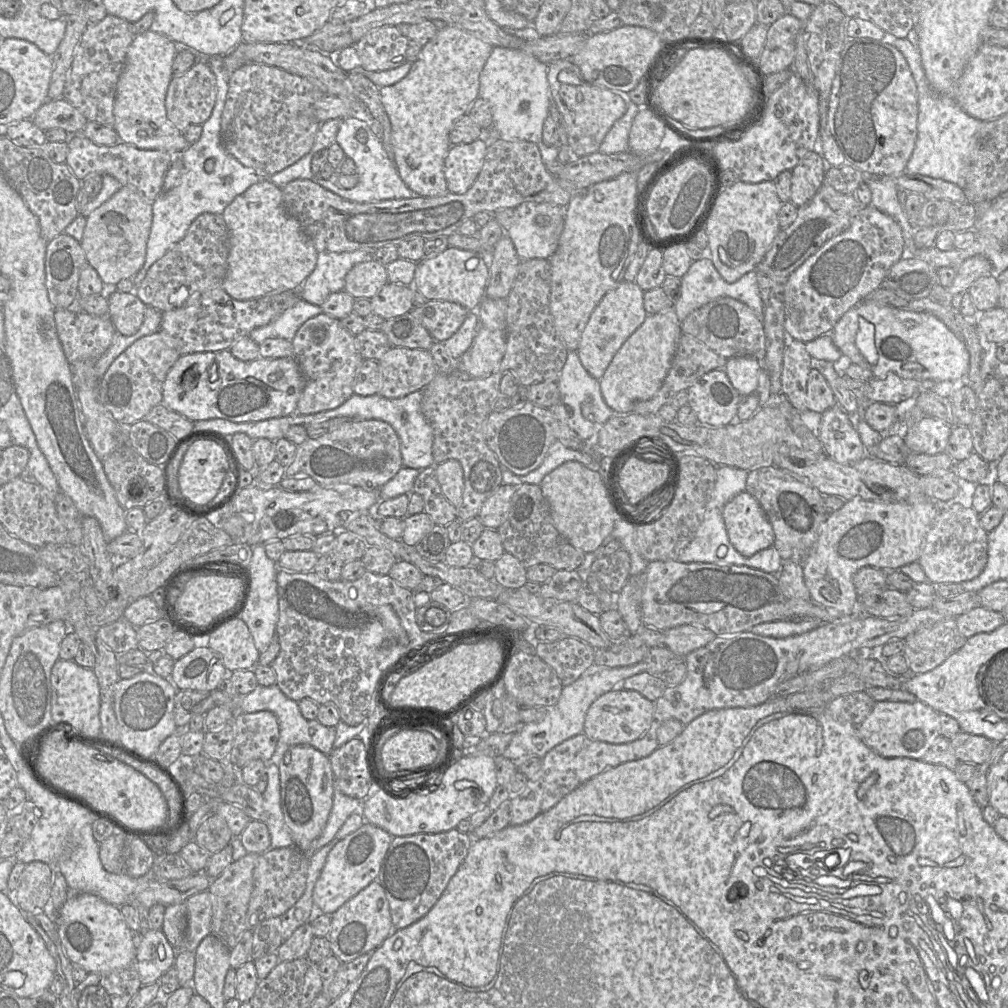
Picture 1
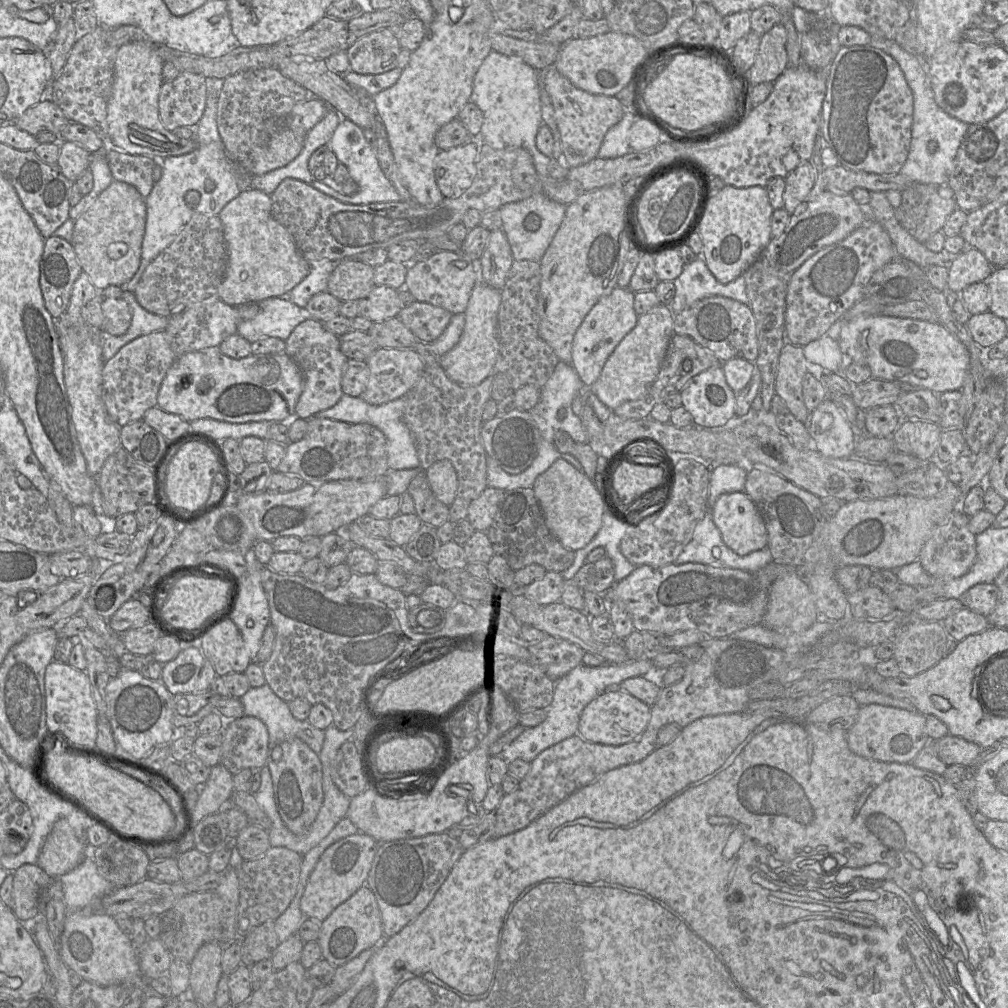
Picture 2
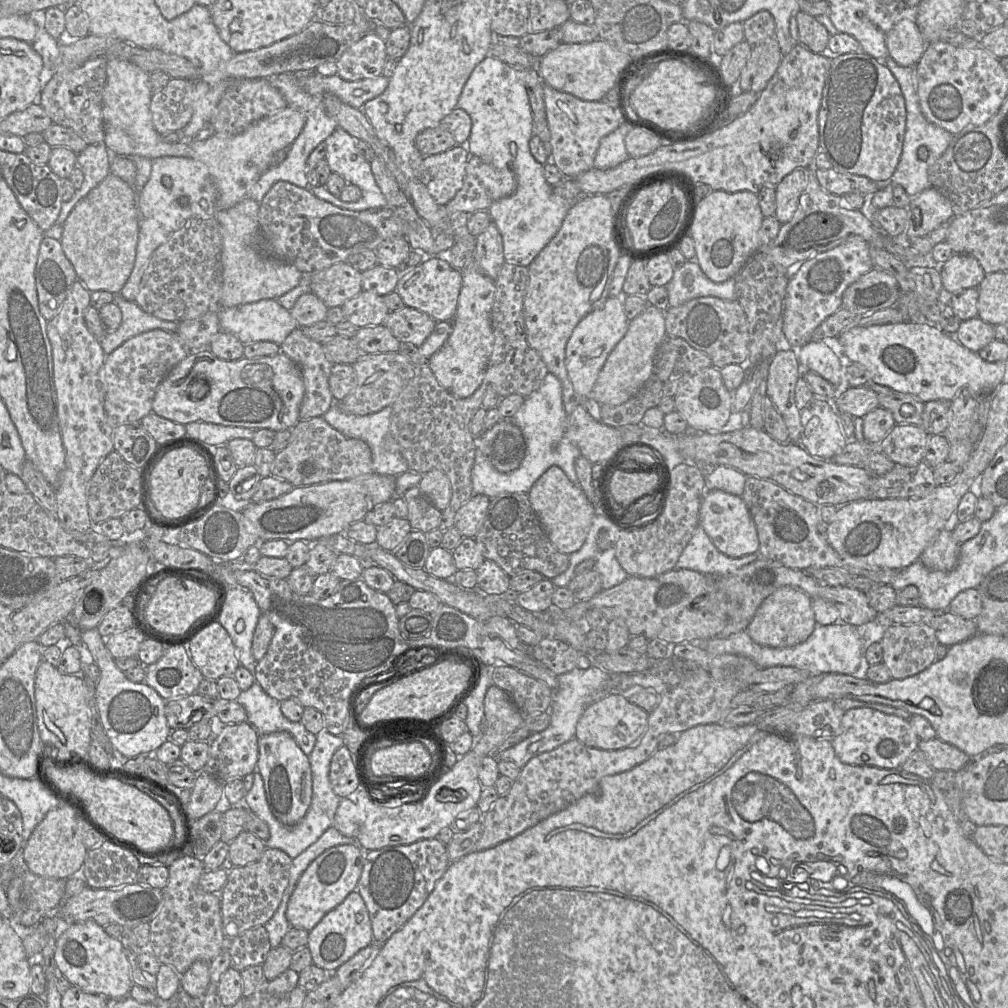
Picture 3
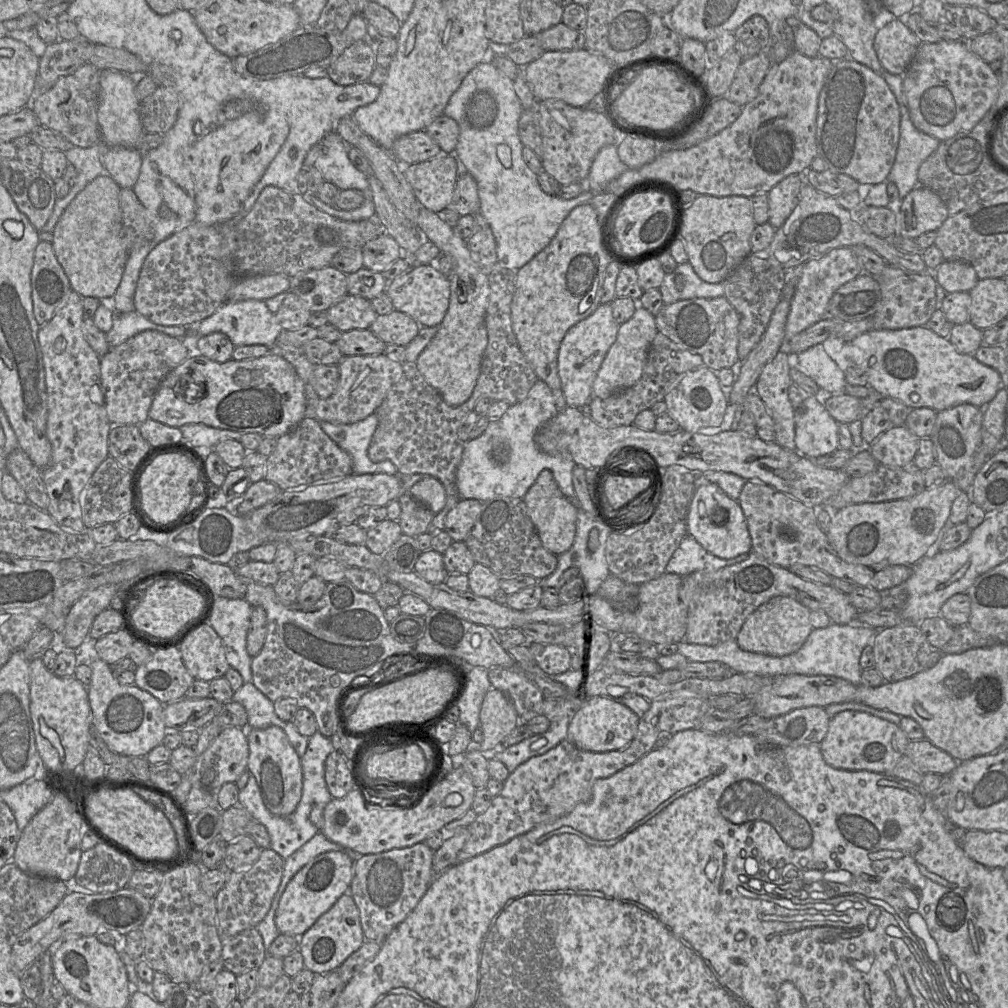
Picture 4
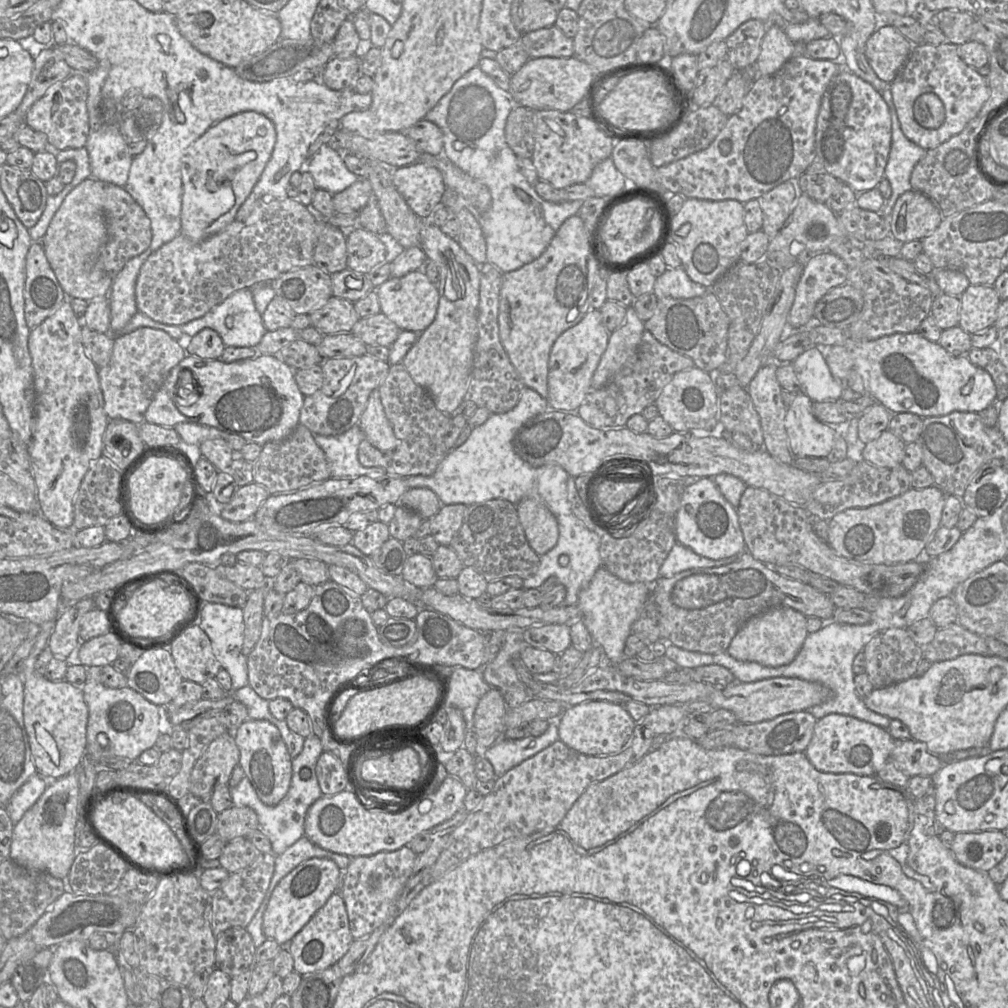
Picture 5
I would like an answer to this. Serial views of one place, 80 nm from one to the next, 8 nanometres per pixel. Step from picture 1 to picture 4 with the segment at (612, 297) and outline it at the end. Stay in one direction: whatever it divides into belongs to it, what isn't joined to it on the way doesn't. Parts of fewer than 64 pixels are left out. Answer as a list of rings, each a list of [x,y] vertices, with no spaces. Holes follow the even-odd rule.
[[[610,303],[600,304],[588,317],[573,325],[563,337],[558,351],[558,375],[567,406],[580,408],[592,398],[592,387],[600,366],[616,340],[619,324],[615,321]]]

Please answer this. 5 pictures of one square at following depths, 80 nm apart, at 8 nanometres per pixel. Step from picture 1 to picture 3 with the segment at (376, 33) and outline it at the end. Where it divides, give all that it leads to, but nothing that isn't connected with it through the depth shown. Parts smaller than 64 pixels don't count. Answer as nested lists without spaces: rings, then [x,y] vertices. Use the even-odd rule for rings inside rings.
[[[370,31],[336,61],[337,75],[347,81],[377,77],[382,74],[387,59],[385,40]]]

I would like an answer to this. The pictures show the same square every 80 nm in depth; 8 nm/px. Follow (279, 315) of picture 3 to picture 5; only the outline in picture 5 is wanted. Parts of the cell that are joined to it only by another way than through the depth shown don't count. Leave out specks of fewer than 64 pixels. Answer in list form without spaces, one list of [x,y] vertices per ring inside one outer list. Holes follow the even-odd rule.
[[[242,289],[233,293],[204,316],[179,327],[184,334],[190,337],[195,336],[203,329],[212,329],[220,335],[226,347],[256,347],[267,332],[263,325],[262,315],[256,309],[250,289]]]

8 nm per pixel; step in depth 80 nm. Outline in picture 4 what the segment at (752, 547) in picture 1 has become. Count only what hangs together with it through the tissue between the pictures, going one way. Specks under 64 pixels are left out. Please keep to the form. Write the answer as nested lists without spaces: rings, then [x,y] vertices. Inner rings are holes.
[[[703,484],[697,487],[687,515],[688,535],[709,553],[731,559],[752,551],[752,541],[747,522],[738,501],[731,499],[715,484]]]

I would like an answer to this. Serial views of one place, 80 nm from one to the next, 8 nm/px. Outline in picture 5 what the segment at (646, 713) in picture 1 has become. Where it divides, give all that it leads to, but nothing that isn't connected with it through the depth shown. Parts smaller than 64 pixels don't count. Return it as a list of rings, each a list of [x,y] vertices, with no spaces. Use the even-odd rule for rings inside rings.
[[[585,701],[563,712],[559,725],[559,740],[569,748],[586,755],[609,755],[627,746],[636,722],[623,704],[609,701]]]

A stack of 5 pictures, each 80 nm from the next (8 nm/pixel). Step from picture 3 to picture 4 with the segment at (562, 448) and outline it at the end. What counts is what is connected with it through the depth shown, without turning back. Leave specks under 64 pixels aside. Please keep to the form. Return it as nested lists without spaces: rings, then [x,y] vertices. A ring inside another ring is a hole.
[[[538,380],[528,392],[527,397],[520,403],[511,407],[496,421],[490,421],[486,430],[477,438],[465,442],[461,462],[456,471],[456,484],[461,499],[475,499],[486,502],[497,497],[505,496],[512,498],[523,498],[530,487],[537,480],[543,470],[550,470],[553,477],[563,493],[570,501],[576,504],[575,491],[572,483],[572,473],[576,466],[570,455],[550,455],[539,450],[535,435],[541,427],[558,414],[555,399],[551,389],[546,383]],[[494,442],[507,443],[510,447],[510,457],[507,462],[499,463],[492,456],[492,445]]]

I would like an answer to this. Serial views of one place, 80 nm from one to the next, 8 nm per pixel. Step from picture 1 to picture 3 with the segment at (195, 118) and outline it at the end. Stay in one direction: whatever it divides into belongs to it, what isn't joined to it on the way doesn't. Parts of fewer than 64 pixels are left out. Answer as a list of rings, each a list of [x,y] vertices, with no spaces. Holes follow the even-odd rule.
[[[171,78],[167,85],[152,95],[150,112],[159,134],[183,129],[193,114],[194,81]]]

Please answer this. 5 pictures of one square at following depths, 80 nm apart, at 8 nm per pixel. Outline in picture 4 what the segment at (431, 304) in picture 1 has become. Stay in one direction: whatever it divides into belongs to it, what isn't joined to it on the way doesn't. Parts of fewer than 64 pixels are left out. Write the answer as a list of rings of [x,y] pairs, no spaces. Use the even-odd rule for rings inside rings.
[[[399,311],[380,315],[369,330],[386,345],[406,347],[418,334],[421,326],[410,316]]]

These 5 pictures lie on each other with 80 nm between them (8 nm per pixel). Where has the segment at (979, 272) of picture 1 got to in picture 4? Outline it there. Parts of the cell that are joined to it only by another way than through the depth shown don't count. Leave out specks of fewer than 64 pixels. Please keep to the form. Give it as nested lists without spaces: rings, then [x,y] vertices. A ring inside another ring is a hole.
[[[960,260],[944,261],[933,274],[947,293],[969,292],[979,281],[973,266]]]

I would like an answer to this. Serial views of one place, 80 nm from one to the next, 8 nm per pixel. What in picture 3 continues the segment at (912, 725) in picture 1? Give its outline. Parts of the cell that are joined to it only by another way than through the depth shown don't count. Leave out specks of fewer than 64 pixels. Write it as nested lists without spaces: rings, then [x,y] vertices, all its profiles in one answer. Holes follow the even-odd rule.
[[[872,708],[845,711],[840,732],[831,740],[838,759],[849,765],[897,769],[918,749],[920,739],[908,719],[885,714]]]

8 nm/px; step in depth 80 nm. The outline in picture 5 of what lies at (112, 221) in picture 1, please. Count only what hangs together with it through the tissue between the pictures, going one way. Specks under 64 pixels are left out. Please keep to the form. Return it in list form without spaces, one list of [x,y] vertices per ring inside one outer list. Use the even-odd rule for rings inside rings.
[[[90,177],[77,185],[63,200],[54,214],[47,232],[42,239],[46,258],[56,278],[68,298],[91,301],[100,297],[108,297],[113,278],[97,268],[97,260],[107,239],[107,228],[104,216],[105,183]]]

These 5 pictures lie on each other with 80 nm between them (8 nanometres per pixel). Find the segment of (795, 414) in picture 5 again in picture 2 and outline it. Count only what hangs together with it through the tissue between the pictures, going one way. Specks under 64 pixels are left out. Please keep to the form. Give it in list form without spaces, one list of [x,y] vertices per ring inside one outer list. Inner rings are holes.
[[[830,398],[810,412],[804,424],[819,453],[834,459],[852,457],[857,442],[856,431]]]

